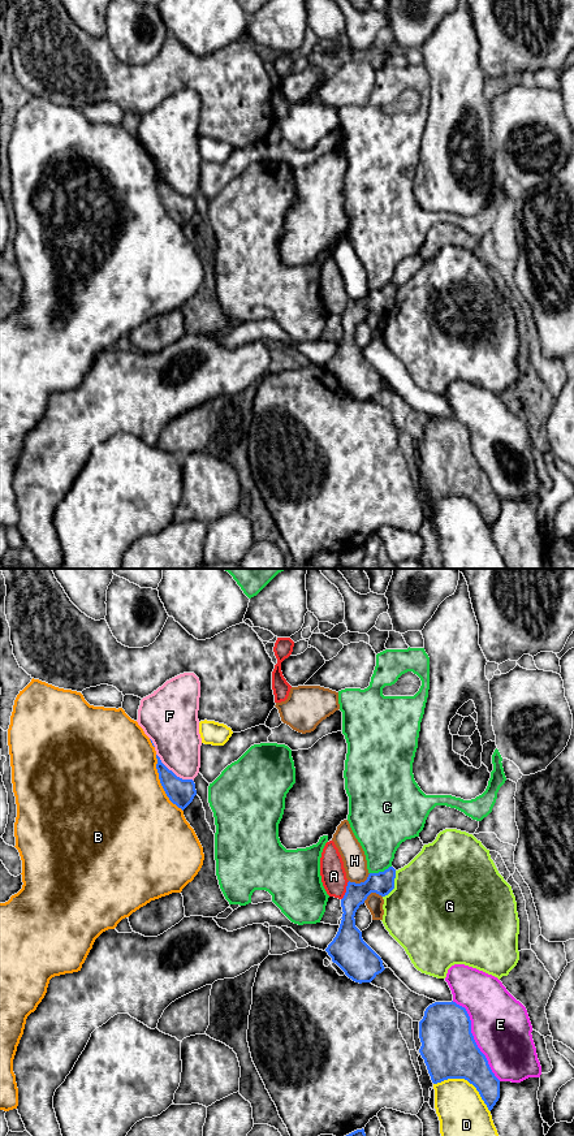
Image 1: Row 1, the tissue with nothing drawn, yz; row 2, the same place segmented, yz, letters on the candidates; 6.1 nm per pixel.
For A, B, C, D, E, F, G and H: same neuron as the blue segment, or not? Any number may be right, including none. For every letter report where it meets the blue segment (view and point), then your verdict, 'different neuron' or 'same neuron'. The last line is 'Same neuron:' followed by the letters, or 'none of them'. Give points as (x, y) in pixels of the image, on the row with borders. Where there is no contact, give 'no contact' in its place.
A: contact yz (346, 890); different neuron
B: contact yz (160, 782); different neuron
C: contact yz (380, 872); different neuron
D: contact yz (466, 1079); different neuron
E: contact yz (473, 1039); different neuron
F: contact yz (172, 772); different neuron
G: contact yz (393, 885); different neuron
H: contact yz (361, 882); different neuron
Same neuron: none of them

